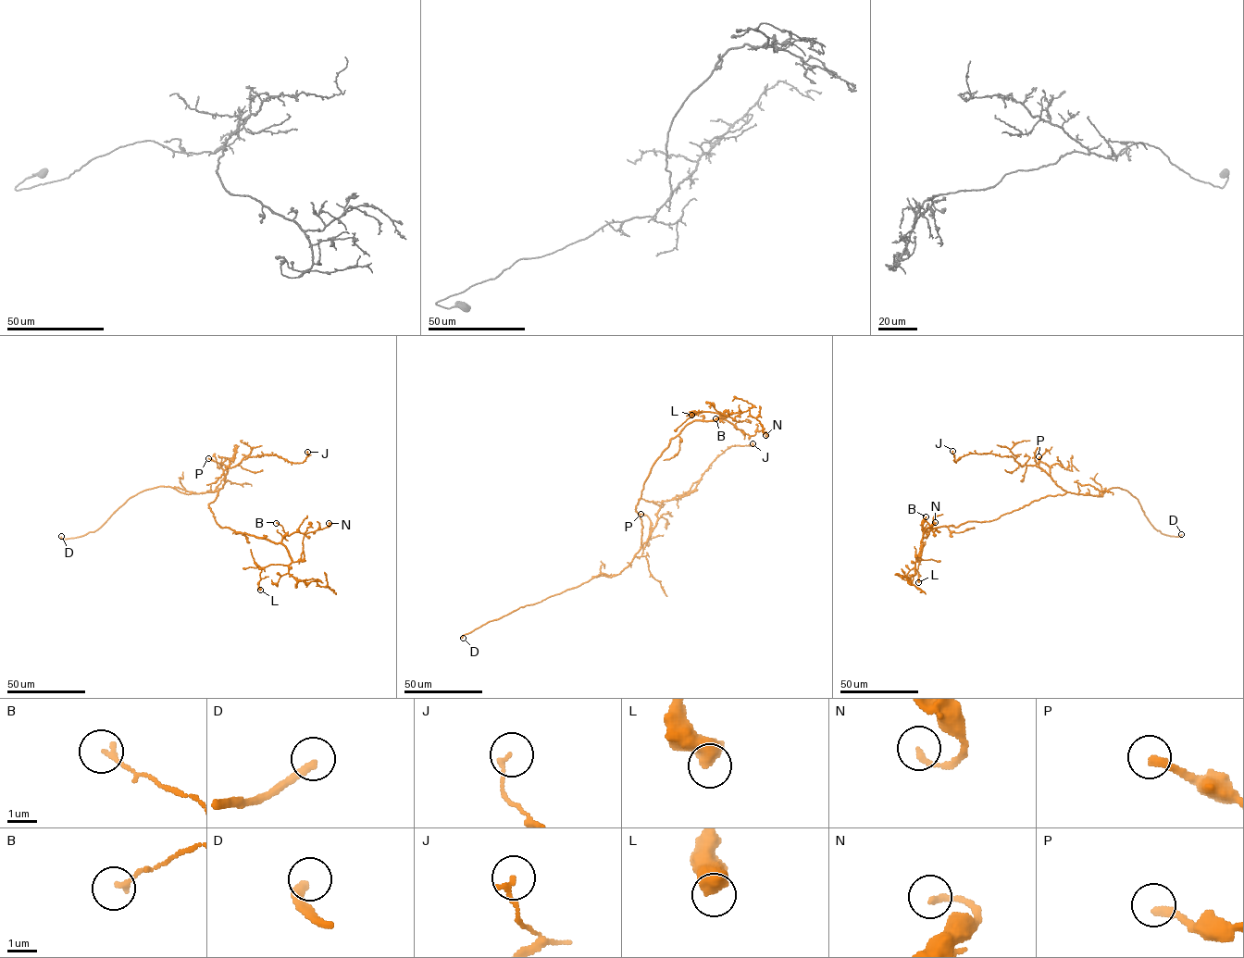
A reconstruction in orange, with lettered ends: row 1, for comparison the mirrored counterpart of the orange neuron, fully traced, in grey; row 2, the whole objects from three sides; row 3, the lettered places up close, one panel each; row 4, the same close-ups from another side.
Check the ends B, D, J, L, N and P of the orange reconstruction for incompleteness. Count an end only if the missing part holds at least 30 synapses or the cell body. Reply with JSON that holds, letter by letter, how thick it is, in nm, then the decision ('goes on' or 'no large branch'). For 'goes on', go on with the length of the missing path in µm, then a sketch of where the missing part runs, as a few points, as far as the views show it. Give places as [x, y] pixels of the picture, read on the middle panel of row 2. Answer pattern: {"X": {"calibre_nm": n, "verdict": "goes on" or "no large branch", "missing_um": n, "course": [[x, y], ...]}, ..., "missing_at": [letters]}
{"B": {"calibre_nm": 170, "verdict": "no large branch"}, "D": {"calibre_nm": 320, "verdict": "goes on", "missing_um": 25, "course": [[463, 638], [484, 646], [491, 653]]}, "J": {"calibre_nm": 150, "verdict": "no large branch"}, "L": {"calibre_nm": 650, "verdict": "no large branch"}, "N": {"calibre_nm": 200, "verdict": "no large branch"}, "P": {"calibre_nm": 300, "verdict": "goes on", "missing_um": 25}, "missing_at": ["D", "P"]}

